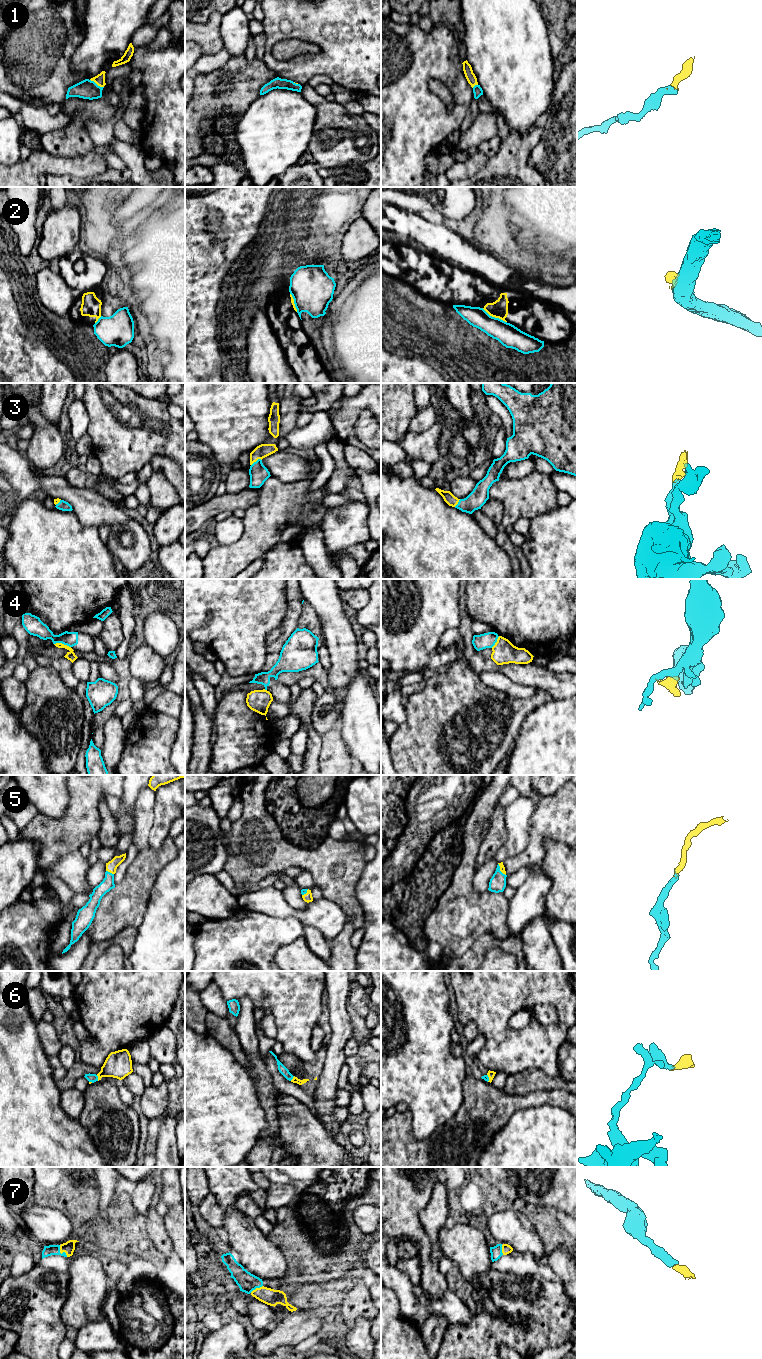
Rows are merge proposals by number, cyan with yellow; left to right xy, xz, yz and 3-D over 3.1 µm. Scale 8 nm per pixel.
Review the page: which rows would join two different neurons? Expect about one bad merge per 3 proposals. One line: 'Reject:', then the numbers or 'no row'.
Reject: 2, 4

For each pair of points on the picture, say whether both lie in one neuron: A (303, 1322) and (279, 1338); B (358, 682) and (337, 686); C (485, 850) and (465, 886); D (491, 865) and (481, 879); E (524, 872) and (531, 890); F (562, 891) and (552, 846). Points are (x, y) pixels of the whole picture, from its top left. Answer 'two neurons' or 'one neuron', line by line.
A: one neuron
B: two neurons
C: two neurons
D: one neuron
E: two neurons
F: one neuron

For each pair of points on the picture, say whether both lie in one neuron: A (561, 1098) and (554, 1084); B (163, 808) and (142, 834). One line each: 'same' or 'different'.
A: different
B: different

